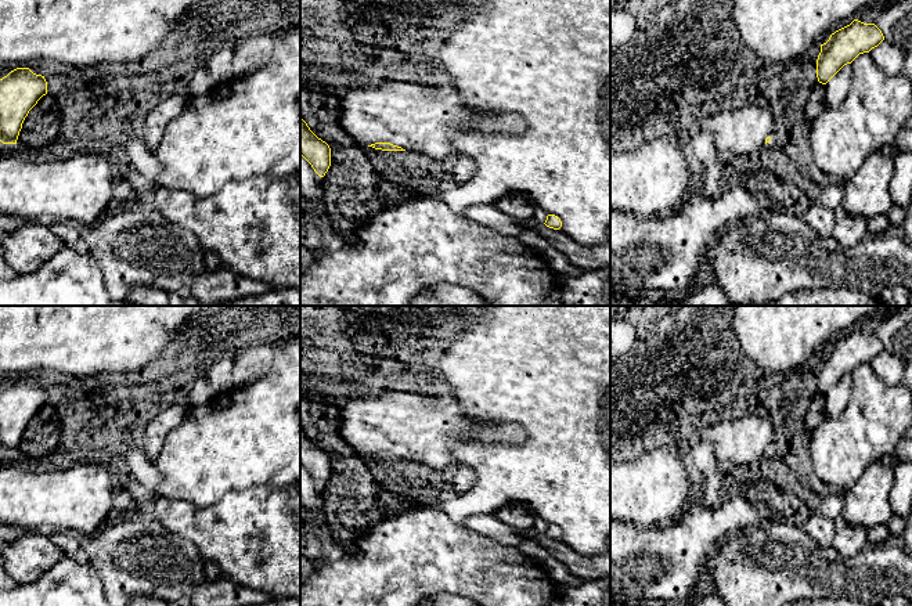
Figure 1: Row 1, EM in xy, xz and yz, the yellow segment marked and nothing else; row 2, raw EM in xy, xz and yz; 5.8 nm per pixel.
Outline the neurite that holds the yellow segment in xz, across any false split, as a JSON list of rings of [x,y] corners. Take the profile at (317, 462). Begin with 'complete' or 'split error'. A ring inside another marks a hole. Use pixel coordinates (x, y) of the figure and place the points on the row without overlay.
complete | [[[300,428],[300,465],[311,475],[314,481],[324,487],[331,476],[331,458],[318,448]]]

